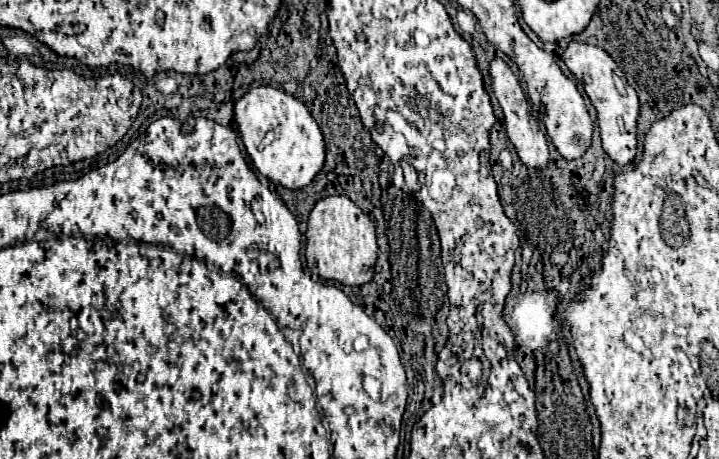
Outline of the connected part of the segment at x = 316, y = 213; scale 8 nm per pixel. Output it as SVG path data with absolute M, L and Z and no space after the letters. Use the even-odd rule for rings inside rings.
M330 195L314 205L308 217L306 249L304 249L308 269L314 275L326 281L340 281L344 285L364 285L374 275L376 253L378 245L376 245L374 223L346 195Z

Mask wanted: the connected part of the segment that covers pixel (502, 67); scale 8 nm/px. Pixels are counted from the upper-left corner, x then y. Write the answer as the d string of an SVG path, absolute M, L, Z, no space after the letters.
M498 57L490 61L490 85L492 85L492 91L494 91L498 103L500 103L502 111L504 111L506 133L508 133L510 143L516 147L516 153L518 153L520 161L526 167L546 167L546 163L548 163L548 143L546 143L546 137L544 137L544 133L540 133L540 125L532 117L530 101L526 99L526 95L524 95L524 91L520 87L518 77Z

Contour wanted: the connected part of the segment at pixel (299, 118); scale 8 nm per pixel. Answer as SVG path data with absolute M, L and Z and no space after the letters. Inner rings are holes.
M256 87L240 97L234 105L234 121L254 167L270 181L300 189L308 185L324 165L324 141L318 123L306 109L306 105L274 87ZM272 131L274 139L266 143L266 133Z

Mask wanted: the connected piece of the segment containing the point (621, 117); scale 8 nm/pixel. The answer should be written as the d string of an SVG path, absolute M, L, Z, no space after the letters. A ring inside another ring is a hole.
M570 41L564 51L564 63L570 69L570 73L582 81L584 91L596 109L596 119L598 119L598 129L600 129L604 151L618 165L628 165L636 155L636 119L638 119L636 91L626 83L624 73L610 59L610 55L596 45ZM618 81L624 87L618 87Z

